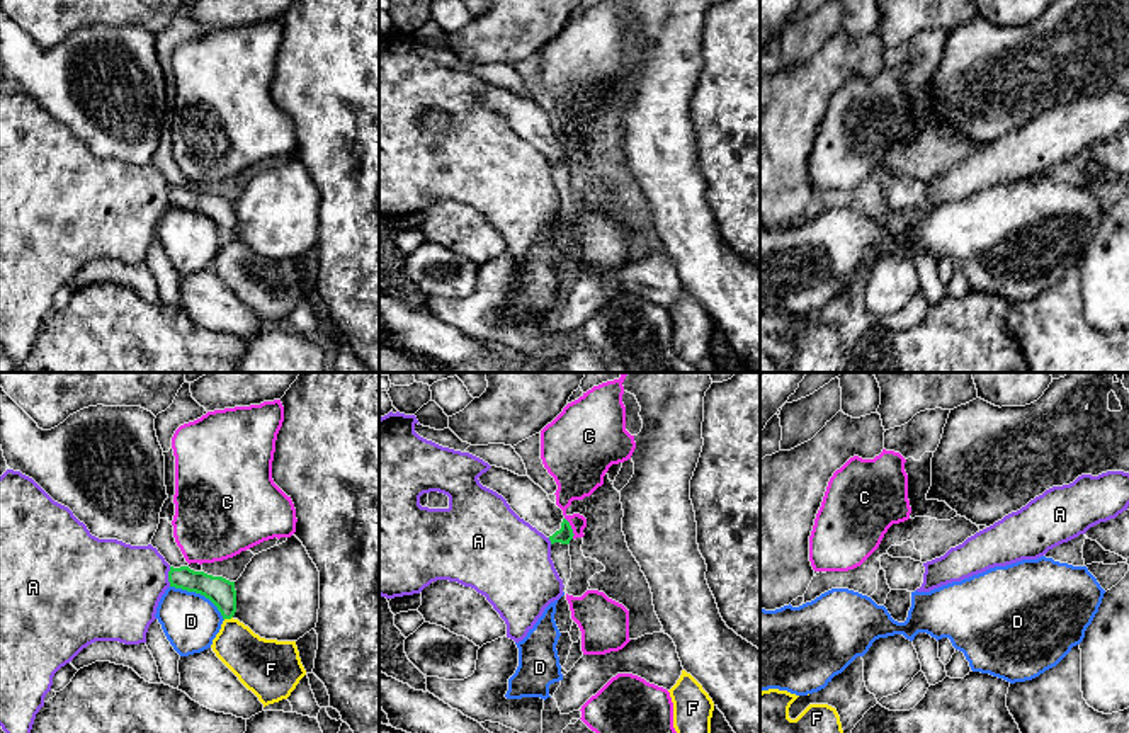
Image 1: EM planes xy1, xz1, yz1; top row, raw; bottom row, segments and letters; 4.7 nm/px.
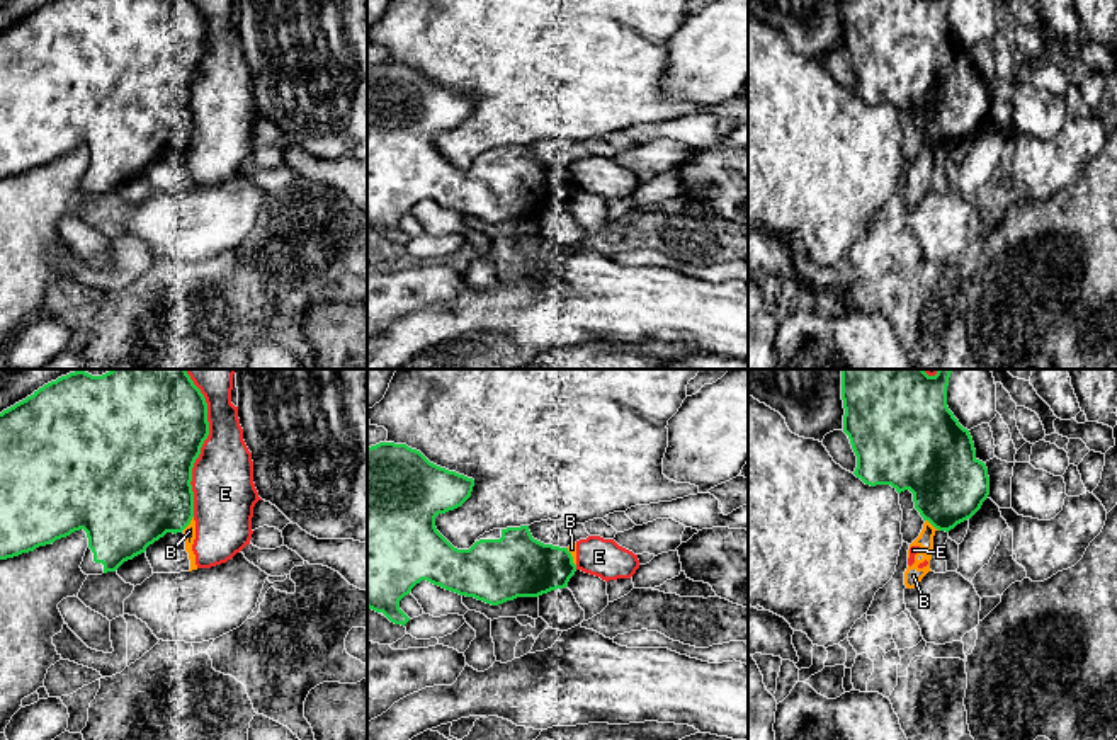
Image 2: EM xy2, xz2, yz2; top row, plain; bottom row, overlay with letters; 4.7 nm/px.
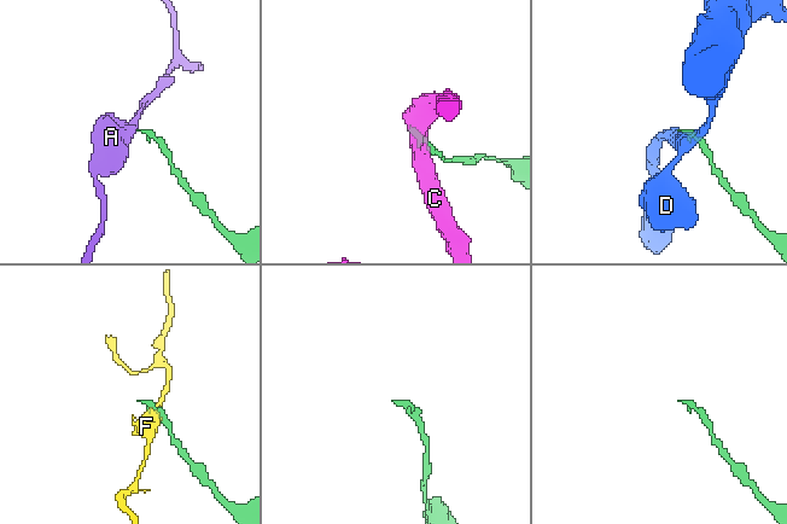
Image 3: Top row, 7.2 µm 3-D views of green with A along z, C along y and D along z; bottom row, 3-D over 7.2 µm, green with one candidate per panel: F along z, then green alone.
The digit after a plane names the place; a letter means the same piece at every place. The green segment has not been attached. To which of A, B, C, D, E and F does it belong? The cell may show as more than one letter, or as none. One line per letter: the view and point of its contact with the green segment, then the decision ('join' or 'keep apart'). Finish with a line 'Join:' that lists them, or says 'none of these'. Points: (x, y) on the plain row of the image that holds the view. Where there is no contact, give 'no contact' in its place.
A: meets green in xy1 at (169, 196); keep apart
B: meets green in xy2 at (189, 142); keep apart
C: meets green in xz1 at (570, 147); keep apart
D: meets green in xy1 at (199, 211); keep apart
E: meets green in xy2 at (199, 68); keep apart
F: meets green in xy1 at (228, 237); keep apart
Join: none of these

